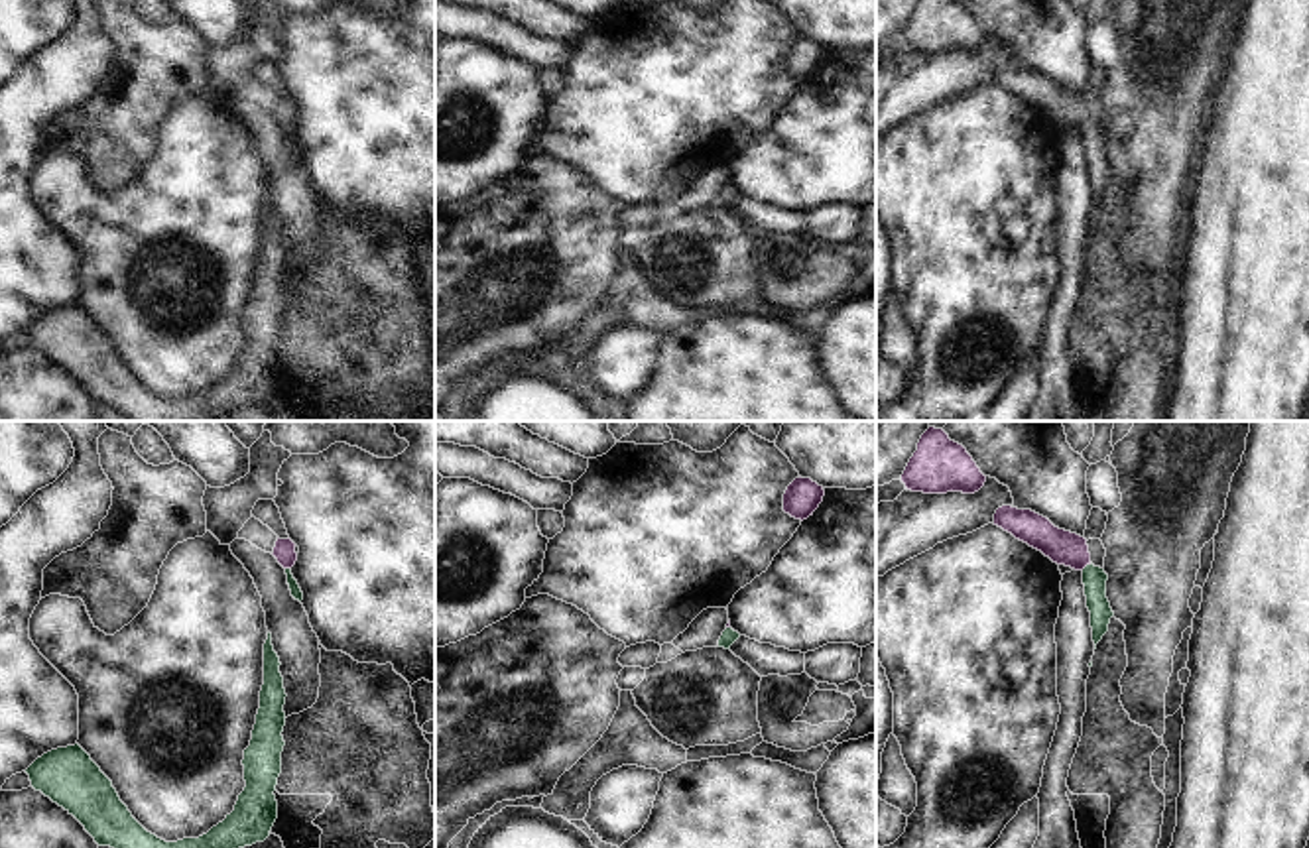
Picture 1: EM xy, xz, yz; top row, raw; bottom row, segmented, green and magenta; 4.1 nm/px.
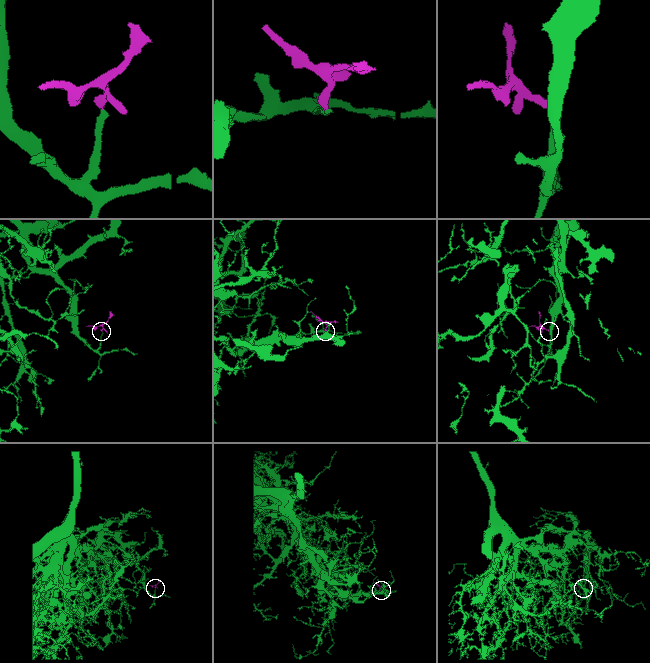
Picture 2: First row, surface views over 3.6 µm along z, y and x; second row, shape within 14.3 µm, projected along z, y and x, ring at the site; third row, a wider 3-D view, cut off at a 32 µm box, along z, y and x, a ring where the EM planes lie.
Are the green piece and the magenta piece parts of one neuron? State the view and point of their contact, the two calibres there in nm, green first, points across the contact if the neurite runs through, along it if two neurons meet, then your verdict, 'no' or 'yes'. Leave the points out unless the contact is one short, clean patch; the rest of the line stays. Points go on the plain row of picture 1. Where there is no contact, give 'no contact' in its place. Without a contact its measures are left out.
yz (1087, 124) | 100/140 nm | across yz (1095, 138), (1087, 124), (1063, 107) | yes

